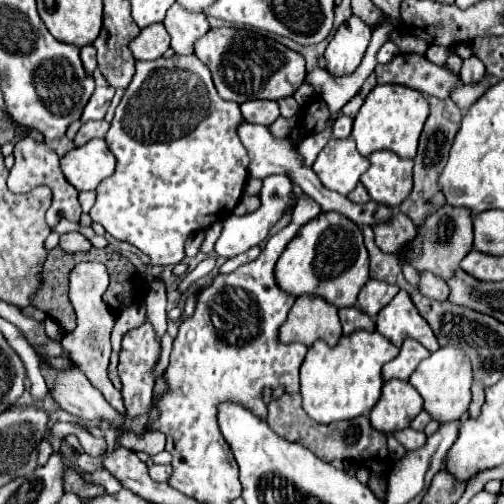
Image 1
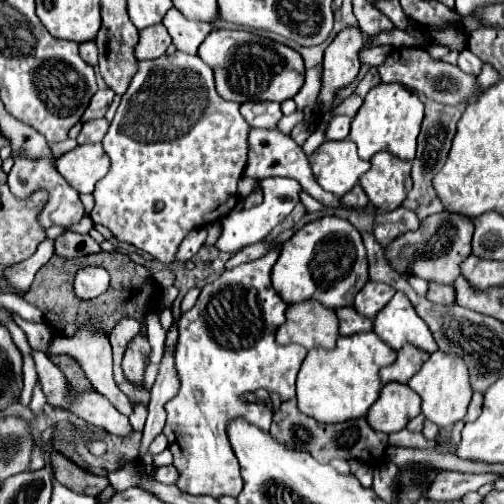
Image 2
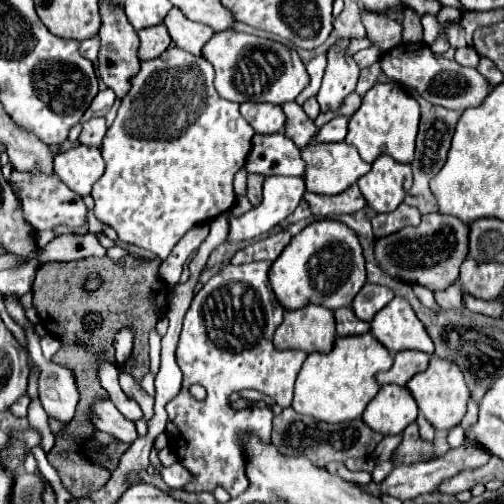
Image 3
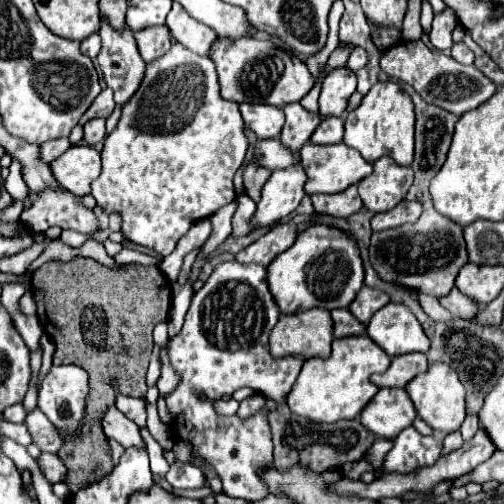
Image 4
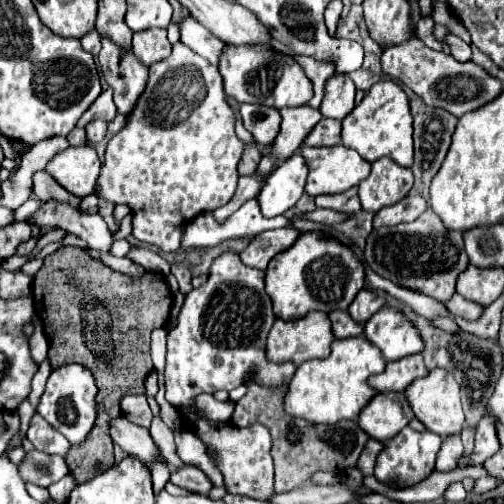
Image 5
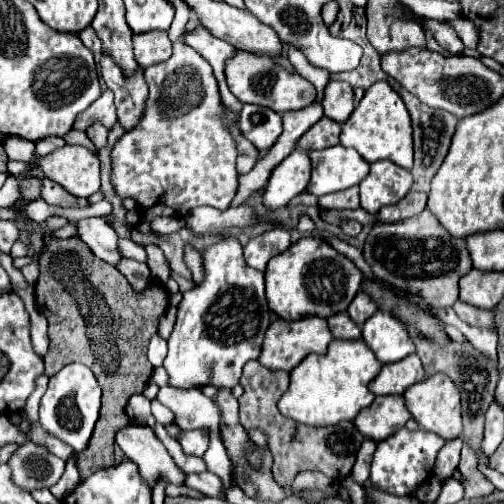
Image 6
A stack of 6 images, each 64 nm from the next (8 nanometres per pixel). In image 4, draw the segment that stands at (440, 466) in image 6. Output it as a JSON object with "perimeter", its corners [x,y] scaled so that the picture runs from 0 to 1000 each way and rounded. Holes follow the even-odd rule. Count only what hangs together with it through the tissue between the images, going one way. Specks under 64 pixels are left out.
{"perimeter":[[[905,853],[905,857],[893,857],[893,861],[881,869],[881,893],[877,893],[877,901],[889,901],[889,897],[909,893],[913,881],[921,881],[913,857],[909,857],[909,853]]]}

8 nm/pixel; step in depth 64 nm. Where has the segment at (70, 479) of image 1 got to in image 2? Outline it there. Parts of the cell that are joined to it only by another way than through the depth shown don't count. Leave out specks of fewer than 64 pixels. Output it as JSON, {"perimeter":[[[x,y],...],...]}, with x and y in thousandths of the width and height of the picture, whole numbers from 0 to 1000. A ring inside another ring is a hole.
{"perimeter":[[[103,897],[99,901],[99,917],[107,925],[107,937],[111,937],[111,952],[155,976],[155,980],[171,980],[171,984],[183,984],[183,988],[194,988],[198,976],[214,964],[214,952],[206,944],[183,944],[167,933],[159,933],[151,921],[143,921],[139,913],[131,913],[123,901],[115,897]]]}

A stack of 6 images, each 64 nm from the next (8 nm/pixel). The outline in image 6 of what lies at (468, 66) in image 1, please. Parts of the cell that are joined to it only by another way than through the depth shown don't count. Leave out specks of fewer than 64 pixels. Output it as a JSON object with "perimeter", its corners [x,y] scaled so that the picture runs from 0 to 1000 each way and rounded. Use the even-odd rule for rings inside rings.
{"perimeter":[[[841,40],[845,44],[845,52],[853,56],[853,60],[861,60],[861,71],[865,71],[865,79],[893,103],[893,107],[921,107],[925,103],[925,91],[917,87],[917,79],[909,75],[909,67],[889,52],[889,48],[881,48],[881,44],[873,44],[873,40]]]}

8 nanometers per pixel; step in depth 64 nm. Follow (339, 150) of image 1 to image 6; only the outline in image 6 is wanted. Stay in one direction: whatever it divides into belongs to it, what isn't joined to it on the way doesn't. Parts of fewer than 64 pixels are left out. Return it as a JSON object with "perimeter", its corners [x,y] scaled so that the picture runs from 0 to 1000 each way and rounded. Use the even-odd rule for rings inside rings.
{"perimeter":[[[675,286],[651,298],[615,298],[611,310],[619,321],[619,353],[607,377],[623,389],[687,377],[714,365],[734,341],[734,325],[702,294]]]}

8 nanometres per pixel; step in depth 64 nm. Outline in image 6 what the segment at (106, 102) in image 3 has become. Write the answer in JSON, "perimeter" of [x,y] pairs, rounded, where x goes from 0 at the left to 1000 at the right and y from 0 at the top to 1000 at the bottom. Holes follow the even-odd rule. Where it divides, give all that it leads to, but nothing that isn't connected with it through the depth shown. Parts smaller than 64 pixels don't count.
{"perimeter":[[[206,179],[202,190],[179,206],[175,218],[167,218],[155,234],[151,234],[151,246],[147,254],[155,258],[171,258],[179,246],[187,242],[198,242],[206,246],[210,254],[222,254],[230,246],[230,214],[226,214],[226,190],[218,179]]]}

